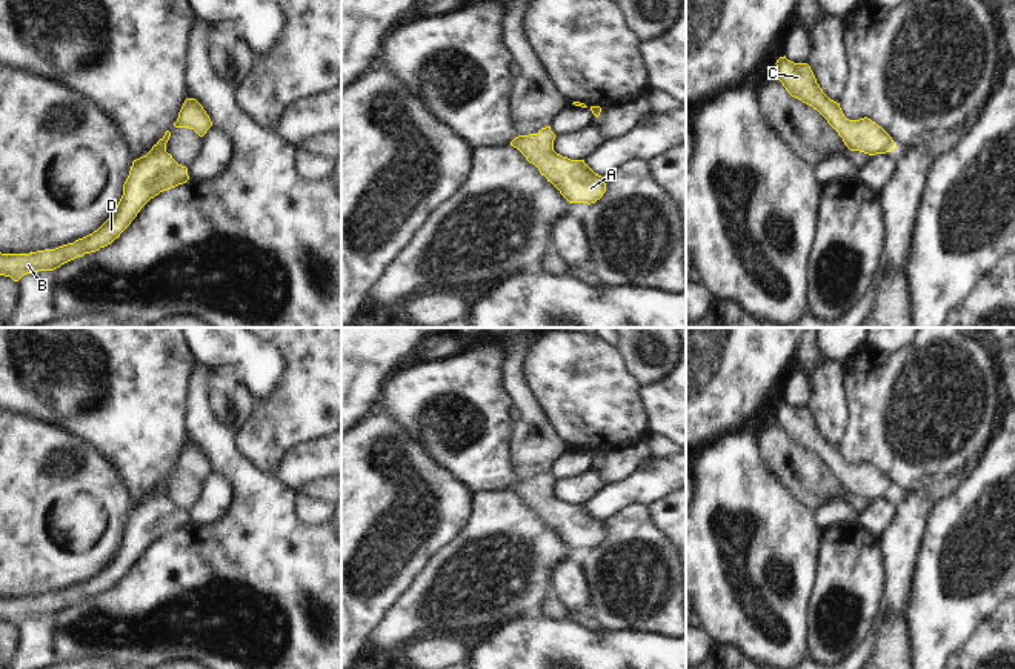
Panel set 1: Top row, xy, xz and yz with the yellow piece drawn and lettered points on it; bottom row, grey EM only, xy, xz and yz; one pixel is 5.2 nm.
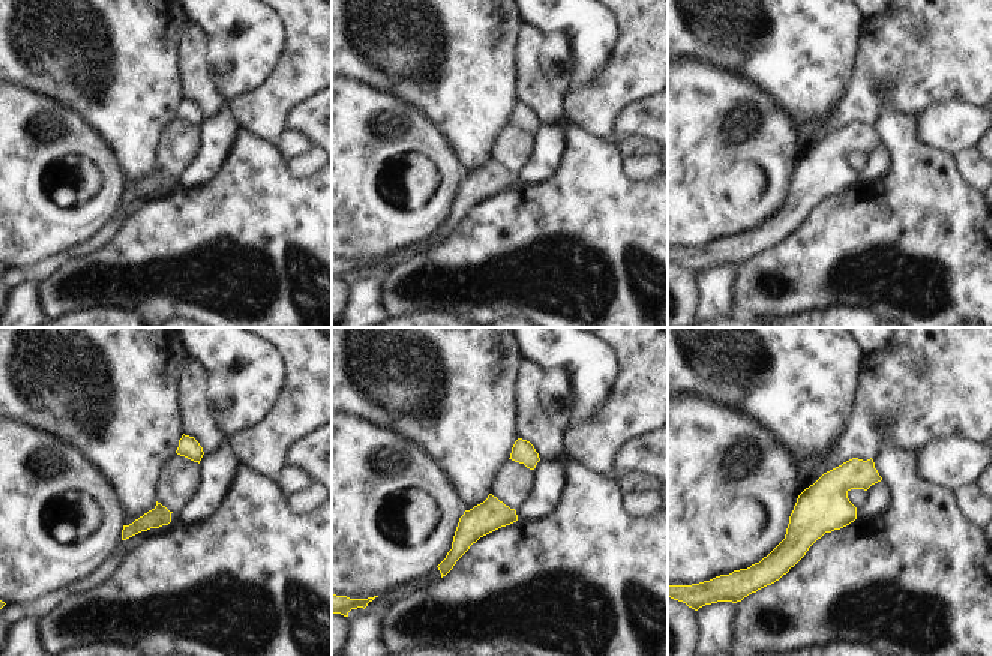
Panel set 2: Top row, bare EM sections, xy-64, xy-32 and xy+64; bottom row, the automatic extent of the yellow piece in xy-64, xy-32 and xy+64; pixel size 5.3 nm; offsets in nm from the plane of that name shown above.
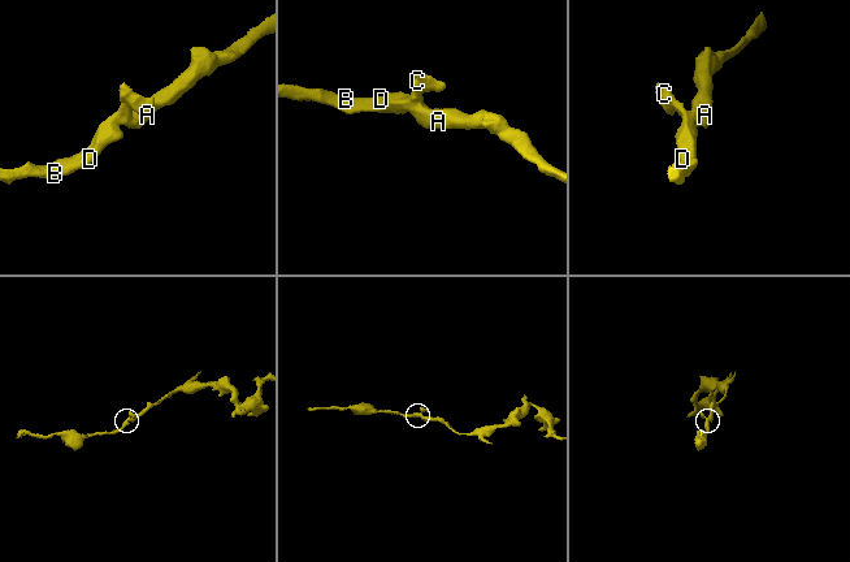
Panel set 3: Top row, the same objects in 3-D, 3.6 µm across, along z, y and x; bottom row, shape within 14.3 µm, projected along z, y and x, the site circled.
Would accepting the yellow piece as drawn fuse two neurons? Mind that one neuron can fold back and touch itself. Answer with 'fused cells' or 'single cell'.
single cell

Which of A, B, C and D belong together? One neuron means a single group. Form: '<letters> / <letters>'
A B C D

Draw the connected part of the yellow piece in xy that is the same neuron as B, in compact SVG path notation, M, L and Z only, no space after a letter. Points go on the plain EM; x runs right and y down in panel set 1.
M166 475L146 500L132 506L129 520L123 529L123 540L115 555L97 575L55 594L29 598L0 597L0 620L18 626L26 618L54 615L118 583L151 543L189 524L188 512L178 509L166 497L169 481L171 477Z

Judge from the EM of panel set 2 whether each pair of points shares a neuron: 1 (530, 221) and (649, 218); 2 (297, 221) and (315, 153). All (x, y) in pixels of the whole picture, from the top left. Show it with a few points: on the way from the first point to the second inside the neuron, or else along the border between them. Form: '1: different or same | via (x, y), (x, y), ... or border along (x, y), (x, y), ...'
1: same | via (560, 218), (619, 218)
2: different | border along (285, 161), (297, 177), (315, 171)

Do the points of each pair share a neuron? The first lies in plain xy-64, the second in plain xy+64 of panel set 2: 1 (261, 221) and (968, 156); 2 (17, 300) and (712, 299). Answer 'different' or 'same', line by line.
1: different
2: same

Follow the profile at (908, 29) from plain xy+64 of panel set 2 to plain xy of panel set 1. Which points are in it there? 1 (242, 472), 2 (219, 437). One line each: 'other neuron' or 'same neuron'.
1: other neuron
2: other neuron

